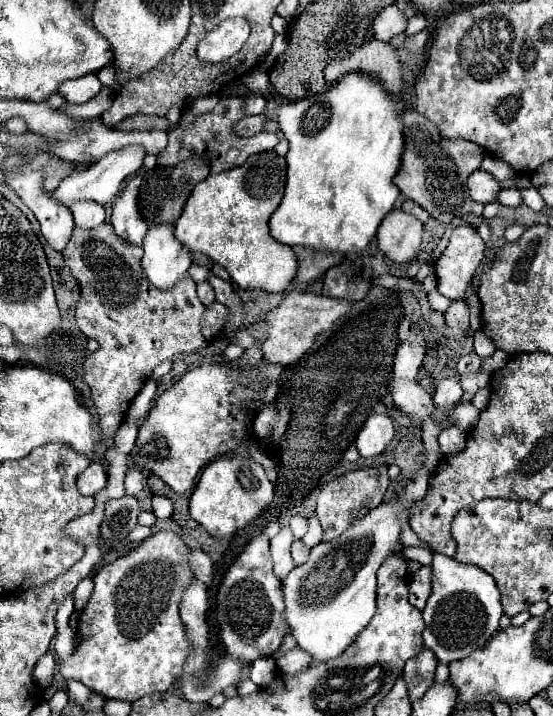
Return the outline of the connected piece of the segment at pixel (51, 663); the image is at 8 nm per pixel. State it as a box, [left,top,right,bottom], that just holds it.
[32,652,58,688]

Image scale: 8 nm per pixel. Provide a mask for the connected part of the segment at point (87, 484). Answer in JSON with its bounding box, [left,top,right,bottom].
[76,462,106,496]

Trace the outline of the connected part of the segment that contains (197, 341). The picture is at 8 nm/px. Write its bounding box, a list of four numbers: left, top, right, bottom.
[62,222,206,444]

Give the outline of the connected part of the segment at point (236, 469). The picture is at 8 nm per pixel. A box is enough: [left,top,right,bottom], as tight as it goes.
[190,456,274,538]

